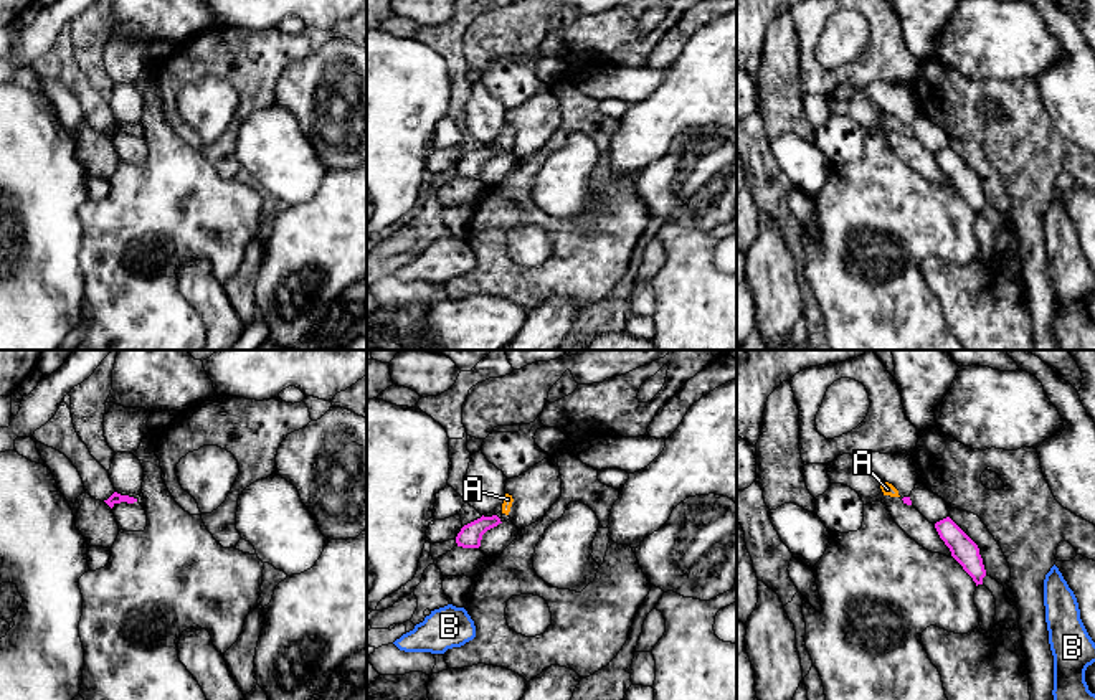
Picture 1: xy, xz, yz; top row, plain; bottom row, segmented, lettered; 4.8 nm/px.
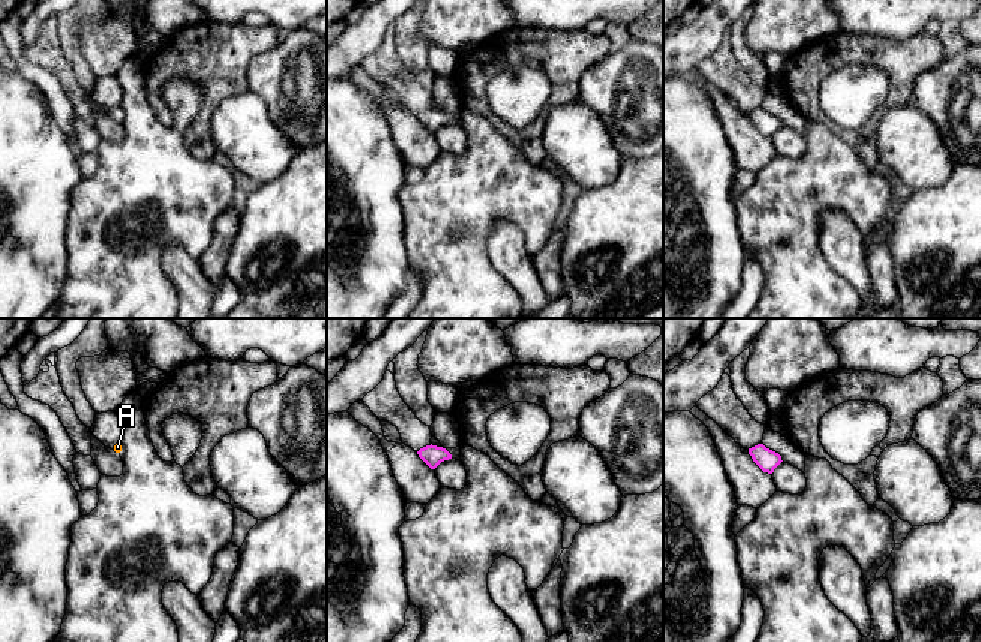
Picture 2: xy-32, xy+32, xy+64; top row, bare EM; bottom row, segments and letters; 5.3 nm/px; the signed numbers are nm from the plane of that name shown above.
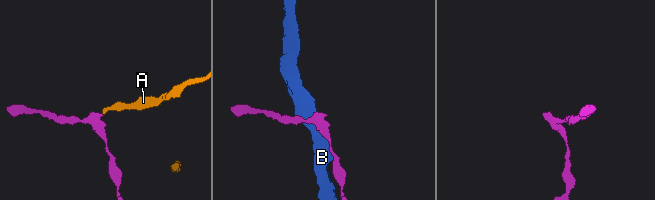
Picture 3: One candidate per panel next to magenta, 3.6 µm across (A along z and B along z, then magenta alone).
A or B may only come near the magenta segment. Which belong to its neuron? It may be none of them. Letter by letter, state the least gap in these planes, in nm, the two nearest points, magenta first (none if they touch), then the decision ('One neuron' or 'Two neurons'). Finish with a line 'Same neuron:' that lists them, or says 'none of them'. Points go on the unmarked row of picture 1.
A: Distance 20 nm. Across: yz (902, 129), (899, 126). One neuron
B: Distance 280 nm. Across: xz (463, 177), (451, 235). Two neurons
Same neuron: A

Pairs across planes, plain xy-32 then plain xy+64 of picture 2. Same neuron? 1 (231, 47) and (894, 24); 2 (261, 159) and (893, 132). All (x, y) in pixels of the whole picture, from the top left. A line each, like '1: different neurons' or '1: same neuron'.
1: different neurons
2: same neuron

